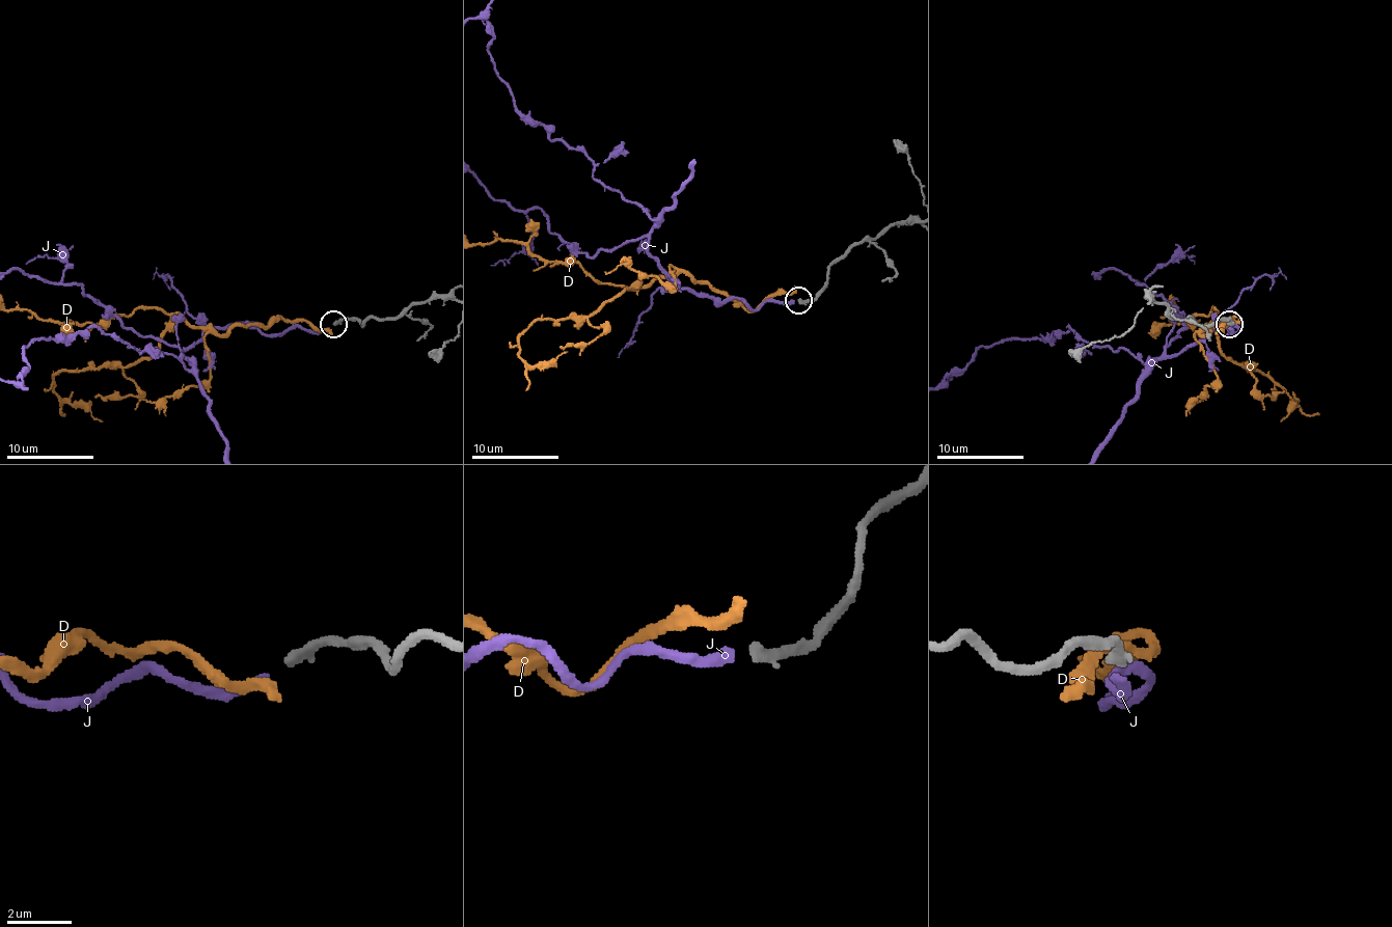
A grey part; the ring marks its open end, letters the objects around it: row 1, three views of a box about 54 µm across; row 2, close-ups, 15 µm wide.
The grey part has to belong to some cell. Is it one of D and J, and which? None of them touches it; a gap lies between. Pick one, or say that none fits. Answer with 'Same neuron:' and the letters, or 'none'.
Same neuron: J

